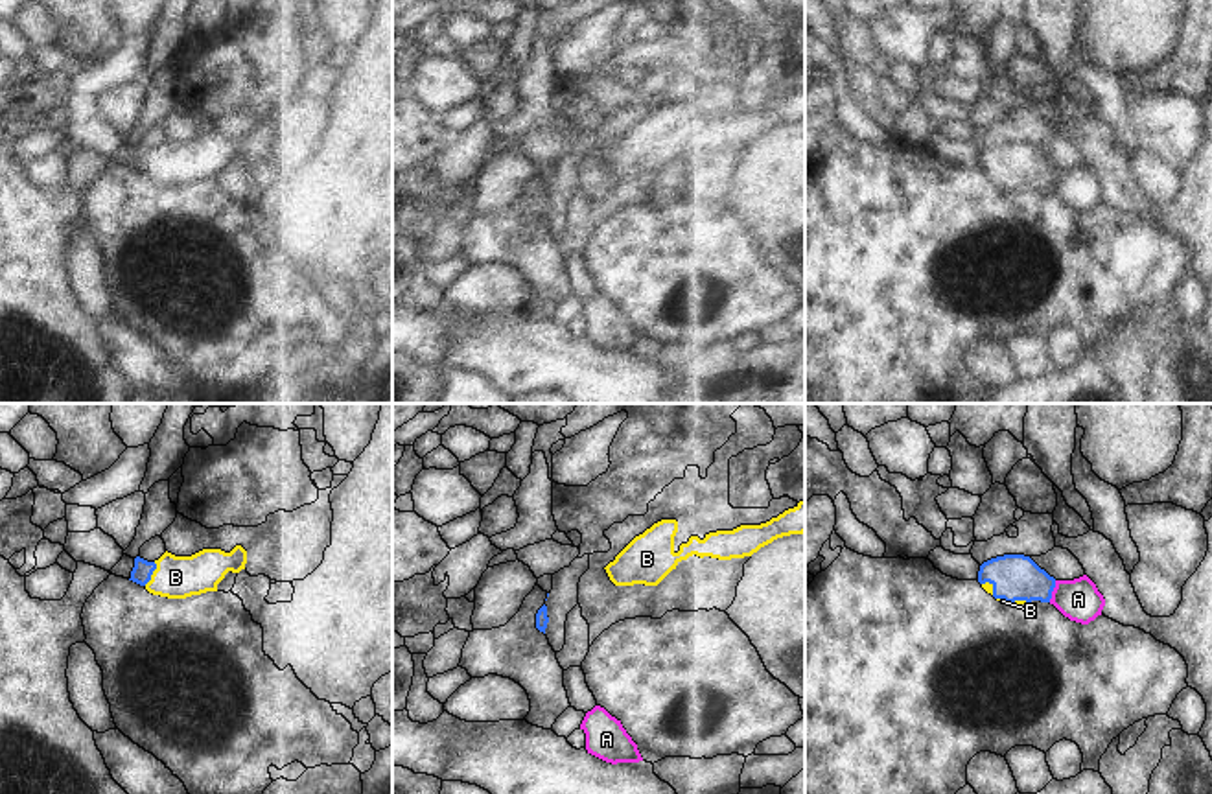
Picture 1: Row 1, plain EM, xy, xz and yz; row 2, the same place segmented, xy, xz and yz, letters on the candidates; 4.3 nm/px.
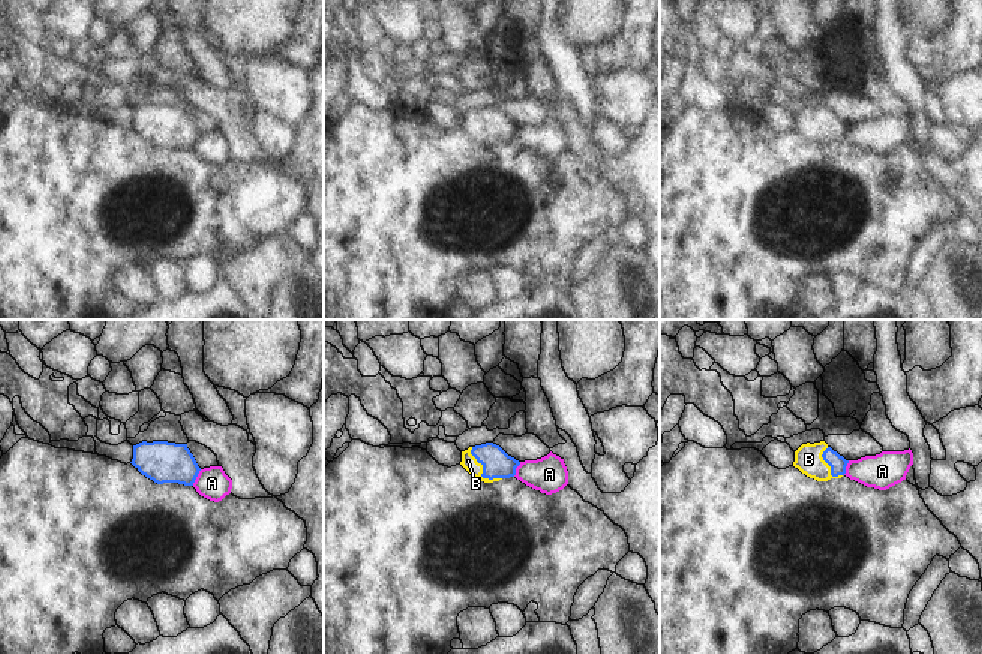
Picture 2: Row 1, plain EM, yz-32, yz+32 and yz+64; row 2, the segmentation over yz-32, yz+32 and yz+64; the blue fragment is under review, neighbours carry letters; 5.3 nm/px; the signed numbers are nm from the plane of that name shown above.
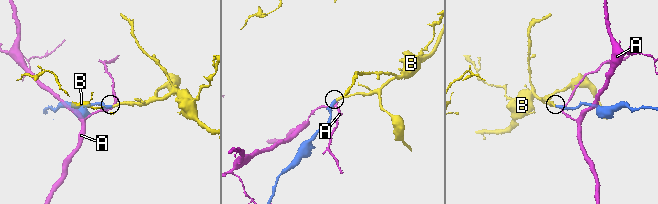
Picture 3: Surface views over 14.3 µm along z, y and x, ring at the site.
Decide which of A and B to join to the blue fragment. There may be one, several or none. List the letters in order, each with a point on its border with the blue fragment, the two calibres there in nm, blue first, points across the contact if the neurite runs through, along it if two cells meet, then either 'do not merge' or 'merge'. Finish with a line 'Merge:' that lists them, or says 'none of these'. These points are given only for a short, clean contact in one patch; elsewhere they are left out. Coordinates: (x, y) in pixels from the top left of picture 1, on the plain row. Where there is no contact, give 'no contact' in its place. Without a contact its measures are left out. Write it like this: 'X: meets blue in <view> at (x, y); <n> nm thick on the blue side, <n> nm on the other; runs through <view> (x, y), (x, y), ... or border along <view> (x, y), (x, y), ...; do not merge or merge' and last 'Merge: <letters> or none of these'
A: meets blue in yz at (1050, 179); 200 nm thick on the blue side, 180 nm on the other; do not merge
B: meets blue in xy at (151, 161); 90 nm thick on the blue side, 190 nm on the other; runs through xy (142, 157), (151, 161), (175, 164); merge
Merge: B

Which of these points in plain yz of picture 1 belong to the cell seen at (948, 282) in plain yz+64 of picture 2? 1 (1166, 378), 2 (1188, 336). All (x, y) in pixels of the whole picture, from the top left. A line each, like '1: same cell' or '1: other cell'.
1: same cell
2: same cell

